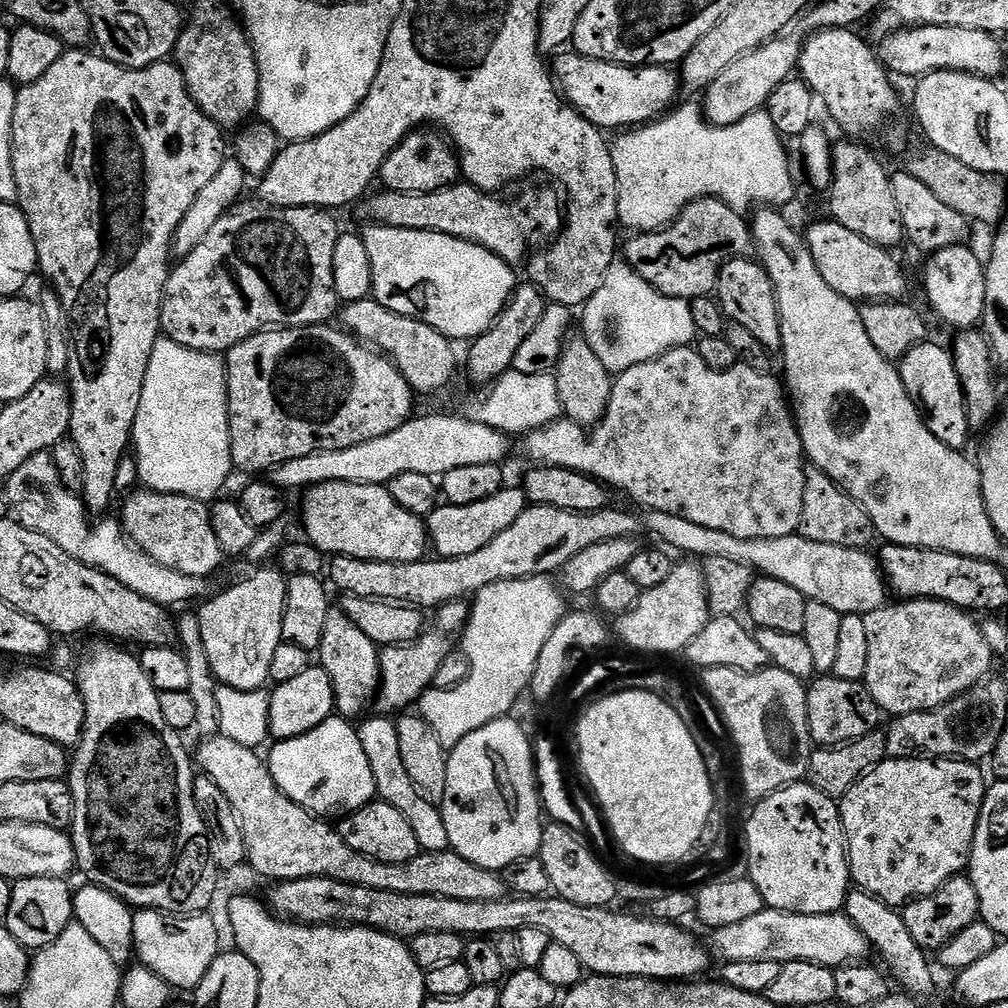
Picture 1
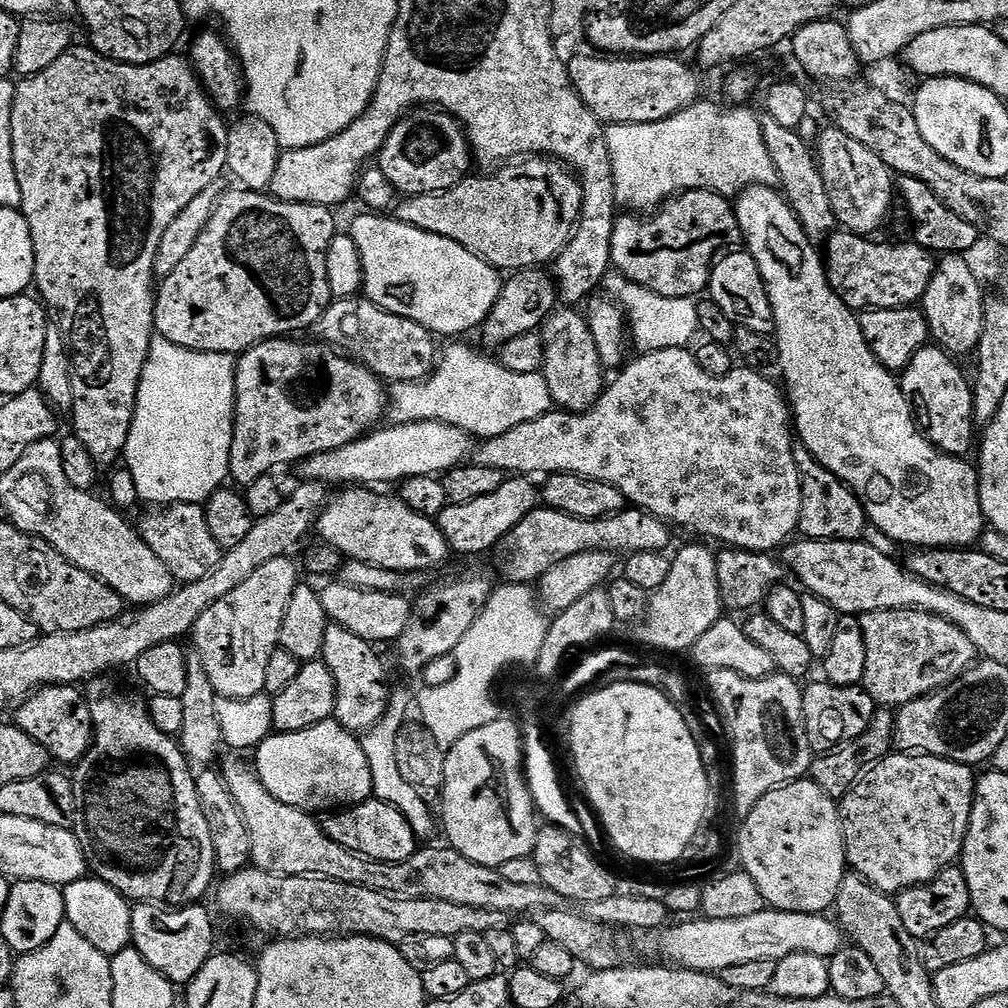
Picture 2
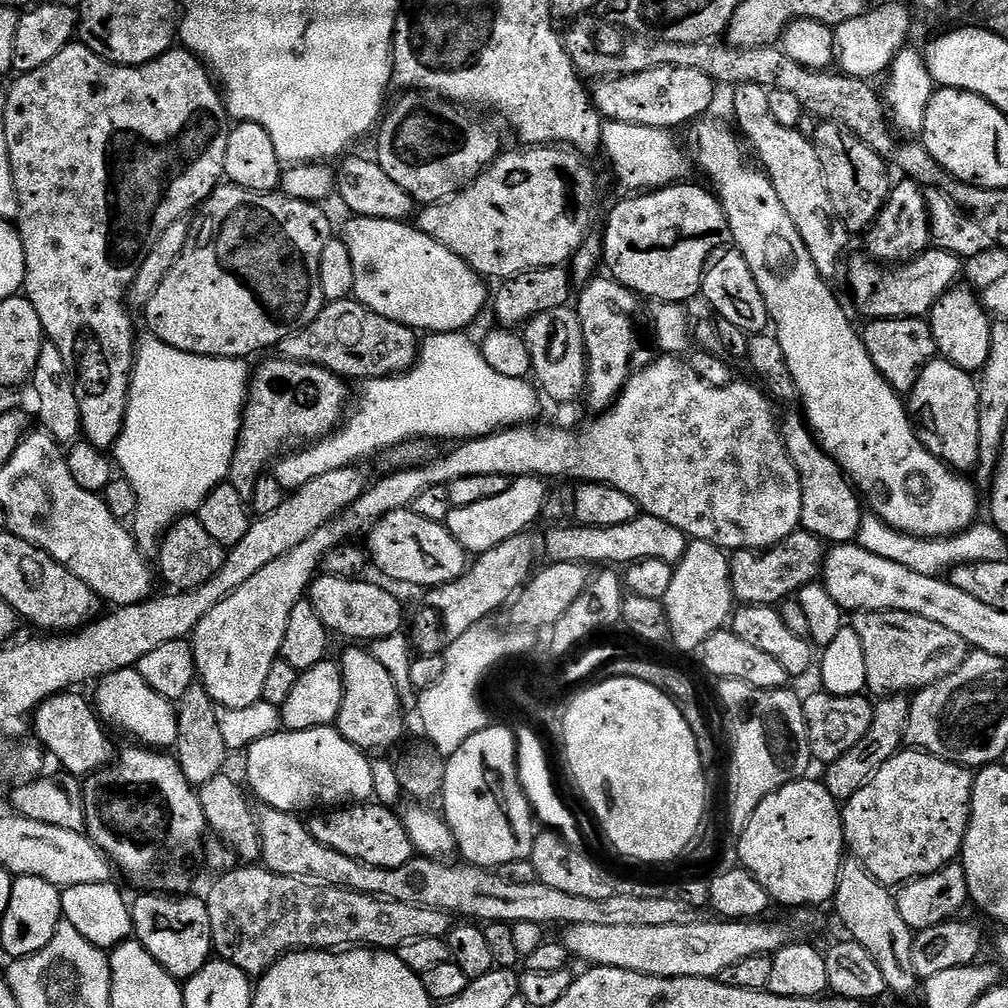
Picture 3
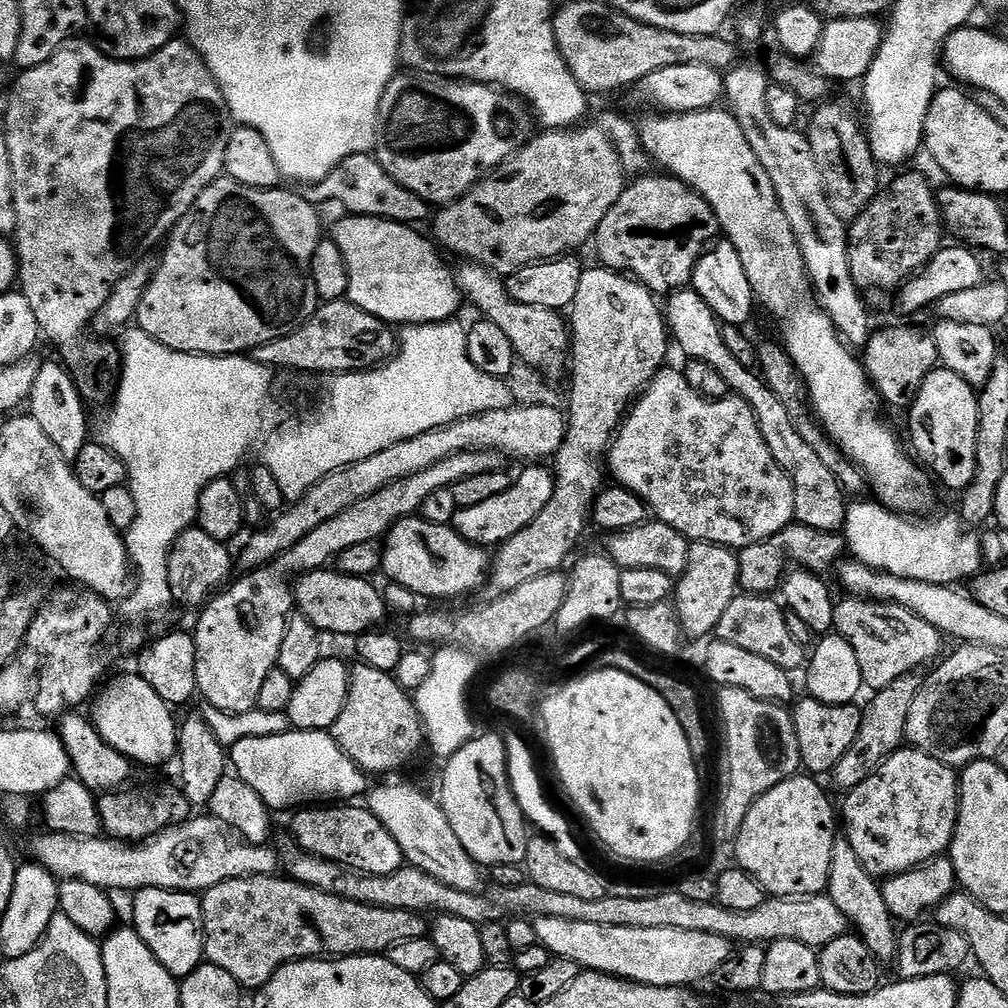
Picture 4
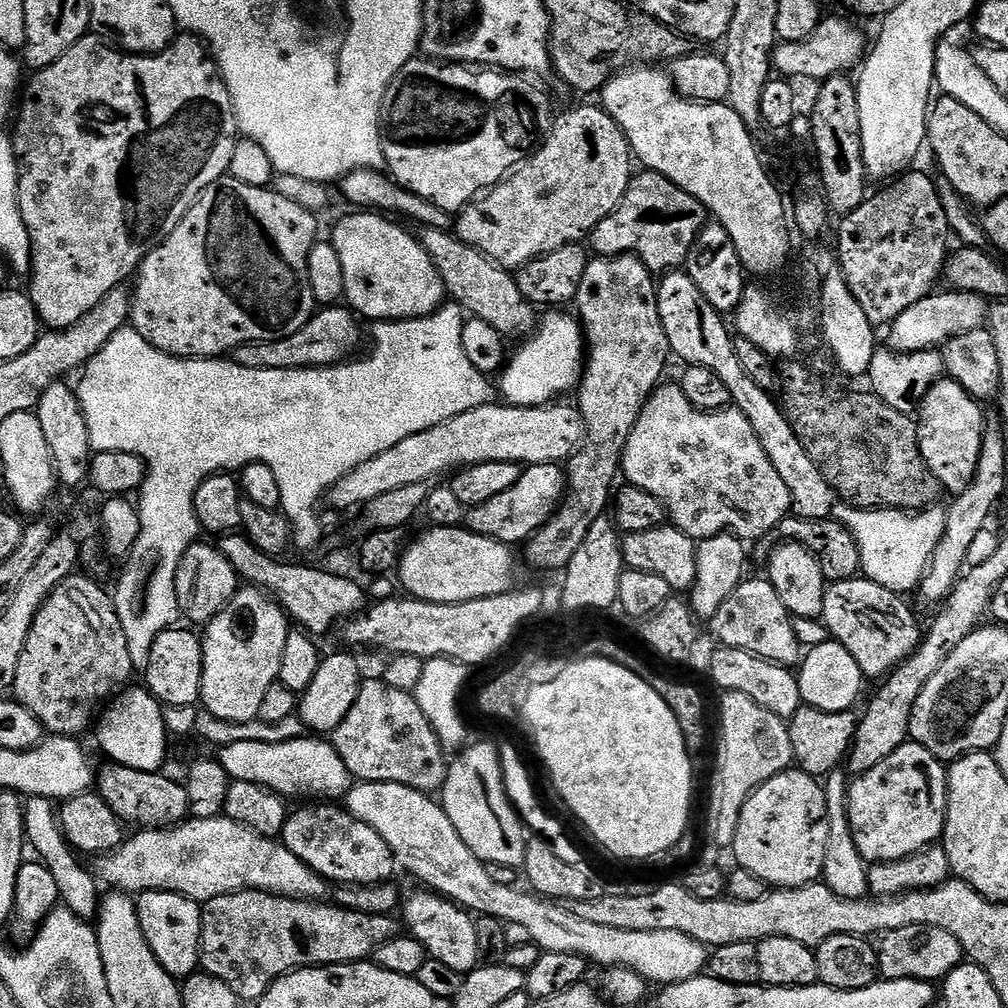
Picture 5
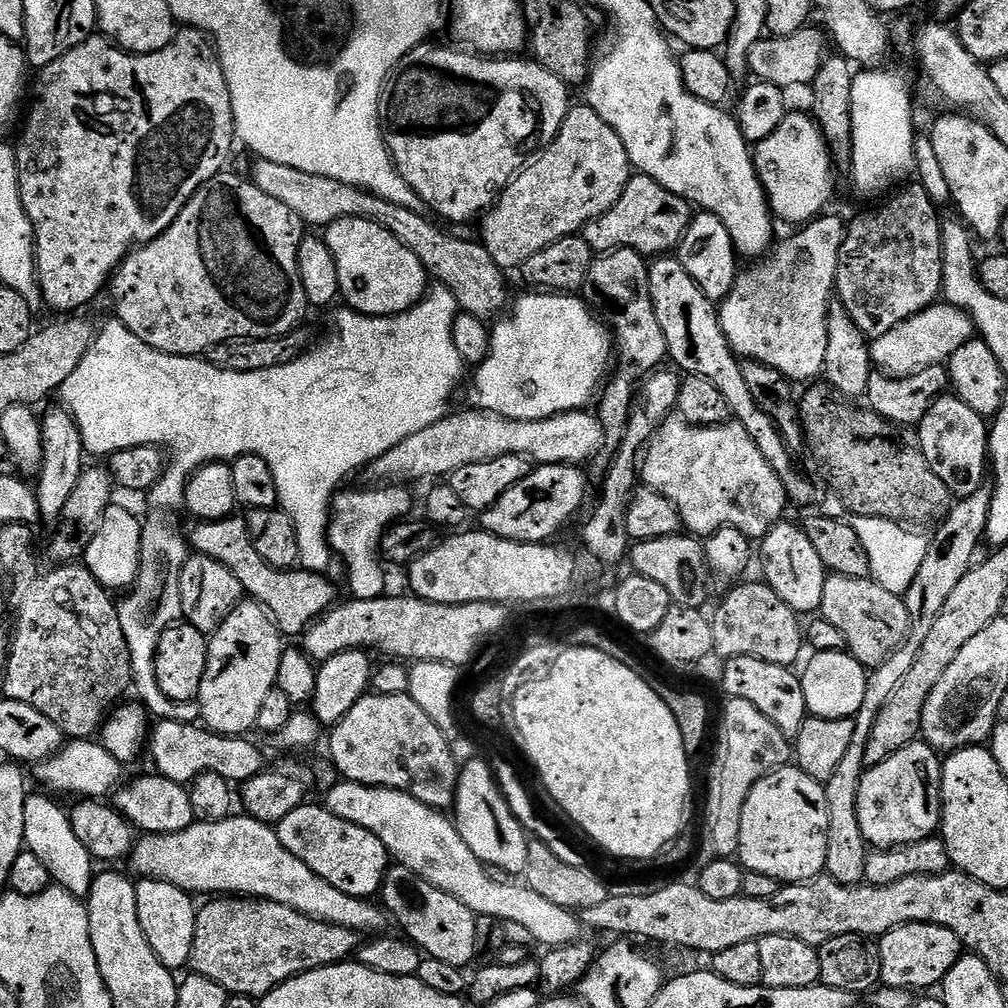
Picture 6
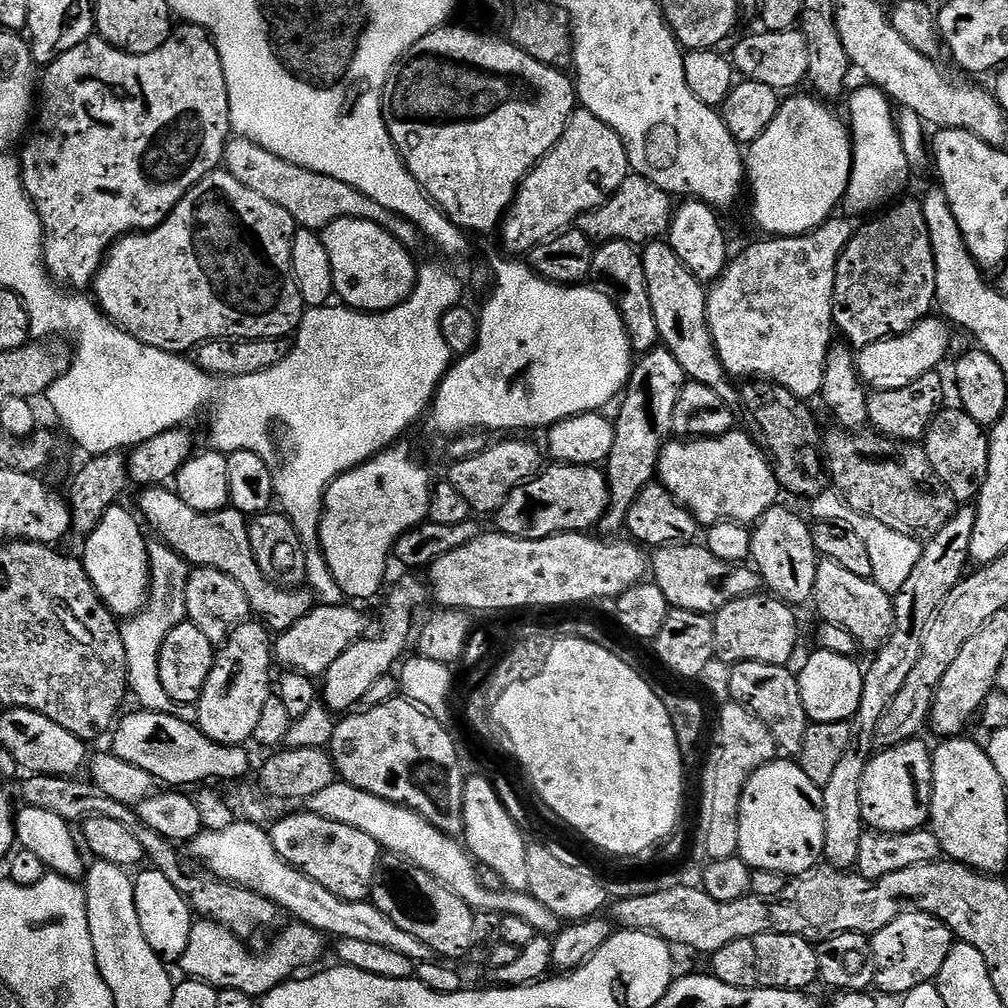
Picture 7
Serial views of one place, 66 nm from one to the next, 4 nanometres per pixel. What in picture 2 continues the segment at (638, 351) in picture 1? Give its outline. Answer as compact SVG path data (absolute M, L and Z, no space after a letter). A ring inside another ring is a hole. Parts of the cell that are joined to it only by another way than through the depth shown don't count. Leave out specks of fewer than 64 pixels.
M612 274L607 277L607 295L615 300L624 309L627 319L630 321L630 340L640 347L641 353L654 350L666 350L667 348L688 348L691 340L698 336L700 323L698 322L697 301L692 298L666 298L630 282L625 276Z

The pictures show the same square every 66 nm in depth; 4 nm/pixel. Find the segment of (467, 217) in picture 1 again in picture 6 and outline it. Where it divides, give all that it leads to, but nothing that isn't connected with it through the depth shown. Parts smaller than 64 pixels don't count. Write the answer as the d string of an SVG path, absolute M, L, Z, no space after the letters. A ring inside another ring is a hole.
M587 103L569 107L560 133L549 142L483 213L479 243L501 270L519 270L526 258L554 242L577 235L589 222L606 214L626 190L634 169L622 138Z

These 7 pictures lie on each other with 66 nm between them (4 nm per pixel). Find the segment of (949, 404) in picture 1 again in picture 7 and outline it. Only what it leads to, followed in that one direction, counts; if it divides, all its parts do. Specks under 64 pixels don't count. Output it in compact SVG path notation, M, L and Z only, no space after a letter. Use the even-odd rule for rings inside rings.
M959 406L945 407L932 419L932 425L928 427L928 433L922 441L922 447L930 458L930 466L934 466L934 474L942 478L946 490L950 490L950 494L957 502L972 502L979 497L988 473L988 436L982 425L974 422L974 418L970 418L970 414L966 414Z

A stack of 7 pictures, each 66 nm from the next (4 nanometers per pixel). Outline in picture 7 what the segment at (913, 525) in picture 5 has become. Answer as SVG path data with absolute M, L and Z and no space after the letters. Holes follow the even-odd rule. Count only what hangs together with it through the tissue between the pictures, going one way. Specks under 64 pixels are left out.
M828 486L817 496L811 497L813 521L821 524L843 524L844 527L854 530L858 538L866 545L866 551L870 553L870 562L874 565L872 579L875 584L882 586L889 594L902 590L902 585L910 574L914 574L914 566L918 566L918 558L922 558L924 544L919 540L910 538L906 534L898 534L898 530L890 530L890 526L882 526L882 522L874 522L874 518L866 518L866 514L858 514L840 497L835 488Z

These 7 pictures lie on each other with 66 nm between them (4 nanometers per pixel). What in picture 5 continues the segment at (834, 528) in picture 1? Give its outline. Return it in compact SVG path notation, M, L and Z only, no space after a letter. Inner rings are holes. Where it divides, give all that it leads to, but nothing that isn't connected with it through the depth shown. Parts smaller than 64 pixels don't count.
M684 270L661 275L656 285L656 297L658 314L662 314L662 330L666 330L672 356L684 360L685 365L706 366L706 370L714 370L714 374L722 378L726 390L730 390L732 404L739 412L746 414L746 418L750 418L750 426L754 426L754 434L758 434L758 442L762 442L766 458L770 458L774 470L778 470L782 482L786 482L786 490L790 490L792 499L791 515L798 520L829 519L838 503L836 491L830 482L826 482L822 470L814 466L814 458L806 454L806 446L802 446L798 434L794 434L777 397L762 390L762 386L758 386L758 382L754 382L754 378L742 370L733 337L728 337L728 328L724 325L725 317L710 306L706 298L702 298L702 290L694 286Z

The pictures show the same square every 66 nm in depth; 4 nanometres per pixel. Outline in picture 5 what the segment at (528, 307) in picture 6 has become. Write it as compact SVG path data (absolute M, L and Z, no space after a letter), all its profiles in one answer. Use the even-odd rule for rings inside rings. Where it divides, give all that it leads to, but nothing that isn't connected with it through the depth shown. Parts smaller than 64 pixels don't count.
M548 310L539 317L534 331L523 341L524 344L516 353L507 357L506 363L499 373L498 392L505 401L515 408L538 408L553 403L557 398L564 398L568 391L575 389L580 383L582 365L586 359L586 341L582 325L575 315L567 316L564 310Z

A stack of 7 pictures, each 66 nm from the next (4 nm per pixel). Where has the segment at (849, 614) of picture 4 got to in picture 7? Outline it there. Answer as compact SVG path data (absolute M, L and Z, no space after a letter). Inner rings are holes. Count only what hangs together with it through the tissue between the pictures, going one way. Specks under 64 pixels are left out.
M824 558L817 563L812 600L820 611L819 619L825 624L842 626L842 630L854 634L865 653L875 653L892 636L896 625L896 606L893 597L873 580L858 578L858 574L850 574L850 570L846 570L846 566L838 562Z

